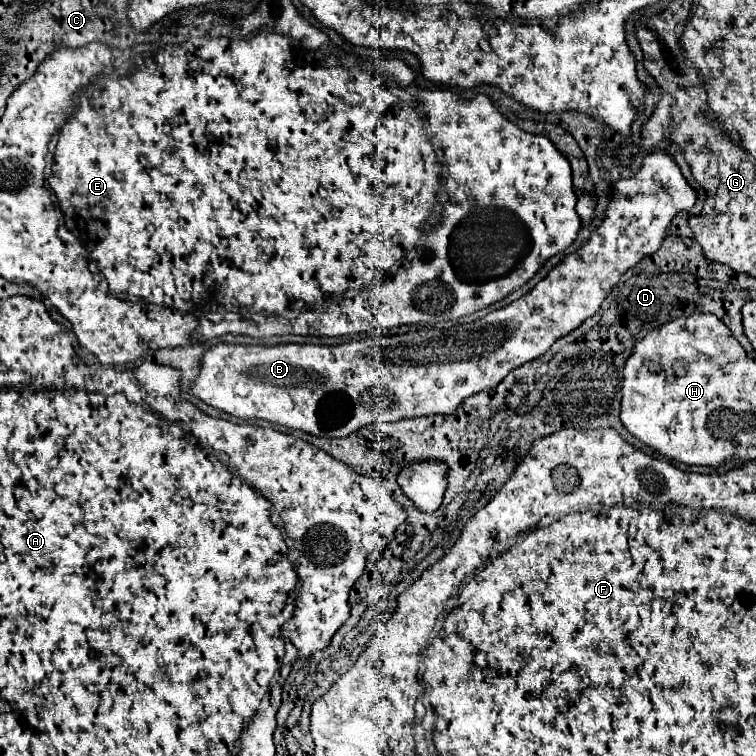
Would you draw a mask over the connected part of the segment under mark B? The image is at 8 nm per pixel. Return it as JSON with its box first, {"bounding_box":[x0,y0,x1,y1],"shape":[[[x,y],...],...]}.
{"bounding_box":[192,150,696,438],"shape":[[[660,150],[656,154],[648,154],[636,176],[618,180],[614,184],[606,218],[600,228],[592,232],[590,240],[576,252],[568,254],[562,264],[558,264],[520,300],[494,310],[476,322],[450,330],[424,328],[396,336],[352,340],[340,346],[218,344],[204,354],[198,380],[192,386],[192,394],[230,416],[242,420],[262,418],[324,438],[344,438],[372,422],[382,424],[416,416],[452,414],[462,400],[482,390],[496,388],[510,374],[510,370],[546,354],[558,338],[570,334],[586,318],[594,316],[608,292],[614,288],[614,284],[618,284],[620,276],[636,262],[640,262],[642,256],[656,252],[672,218],[682,210],[690,210],[696,200],[696,190],[686,182],[678,164],[666,152]]]}

